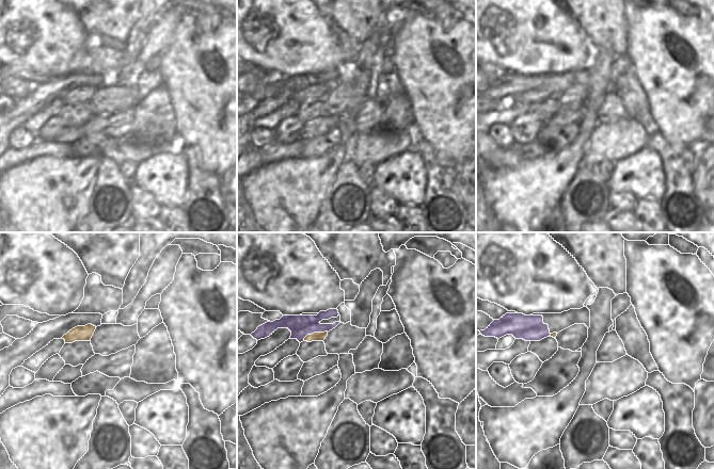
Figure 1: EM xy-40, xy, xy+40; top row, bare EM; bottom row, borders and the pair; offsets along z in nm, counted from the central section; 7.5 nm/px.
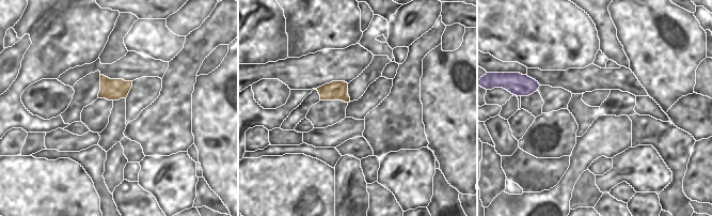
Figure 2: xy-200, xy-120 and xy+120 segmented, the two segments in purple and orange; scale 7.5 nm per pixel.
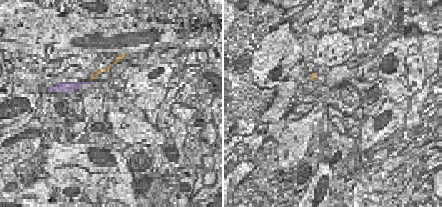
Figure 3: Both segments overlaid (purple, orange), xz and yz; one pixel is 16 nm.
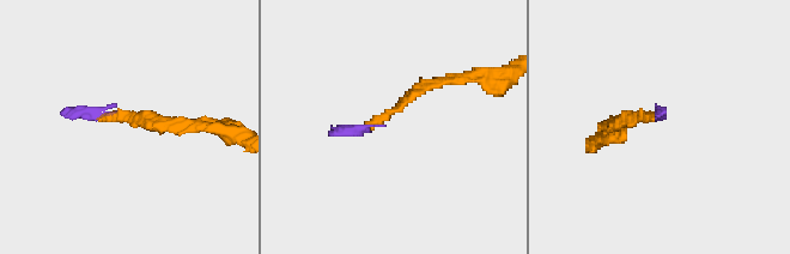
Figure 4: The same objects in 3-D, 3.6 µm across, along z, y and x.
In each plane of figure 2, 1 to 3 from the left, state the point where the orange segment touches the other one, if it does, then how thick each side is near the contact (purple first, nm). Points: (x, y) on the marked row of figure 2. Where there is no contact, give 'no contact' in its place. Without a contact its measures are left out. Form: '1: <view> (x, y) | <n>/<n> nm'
1: no contact
2: no contact
3: no contact

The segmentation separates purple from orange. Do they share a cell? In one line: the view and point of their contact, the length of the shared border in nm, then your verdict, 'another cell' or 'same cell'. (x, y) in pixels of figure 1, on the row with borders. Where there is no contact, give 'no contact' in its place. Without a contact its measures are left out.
xy (315, 332) | 200 nm | same cell

